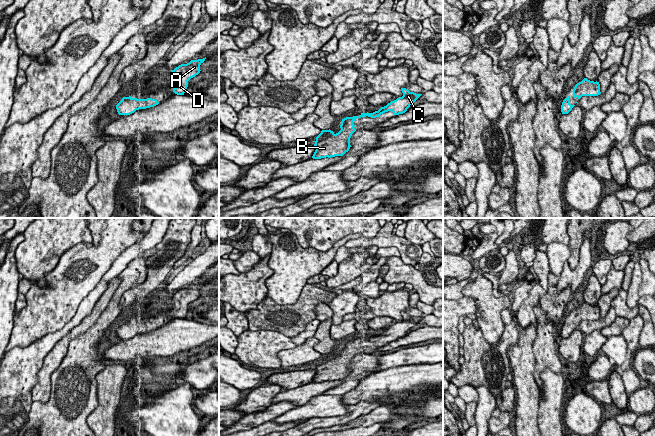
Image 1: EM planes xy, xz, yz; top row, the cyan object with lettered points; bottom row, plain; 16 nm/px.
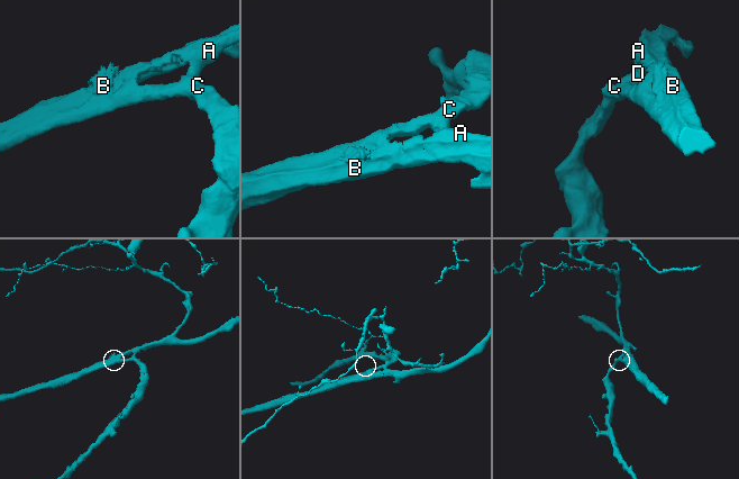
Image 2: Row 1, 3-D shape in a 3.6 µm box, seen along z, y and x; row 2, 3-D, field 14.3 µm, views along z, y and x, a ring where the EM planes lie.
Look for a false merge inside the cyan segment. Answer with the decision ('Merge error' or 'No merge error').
No merge error

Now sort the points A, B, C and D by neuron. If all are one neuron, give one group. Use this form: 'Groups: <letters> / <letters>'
Groups: A B C D

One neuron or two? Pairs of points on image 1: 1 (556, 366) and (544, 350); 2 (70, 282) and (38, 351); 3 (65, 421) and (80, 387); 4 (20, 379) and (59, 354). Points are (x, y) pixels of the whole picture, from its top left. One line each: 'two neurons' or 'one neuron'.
1: one neuron
2: two neurons
3: one neuron
4: two neurons

